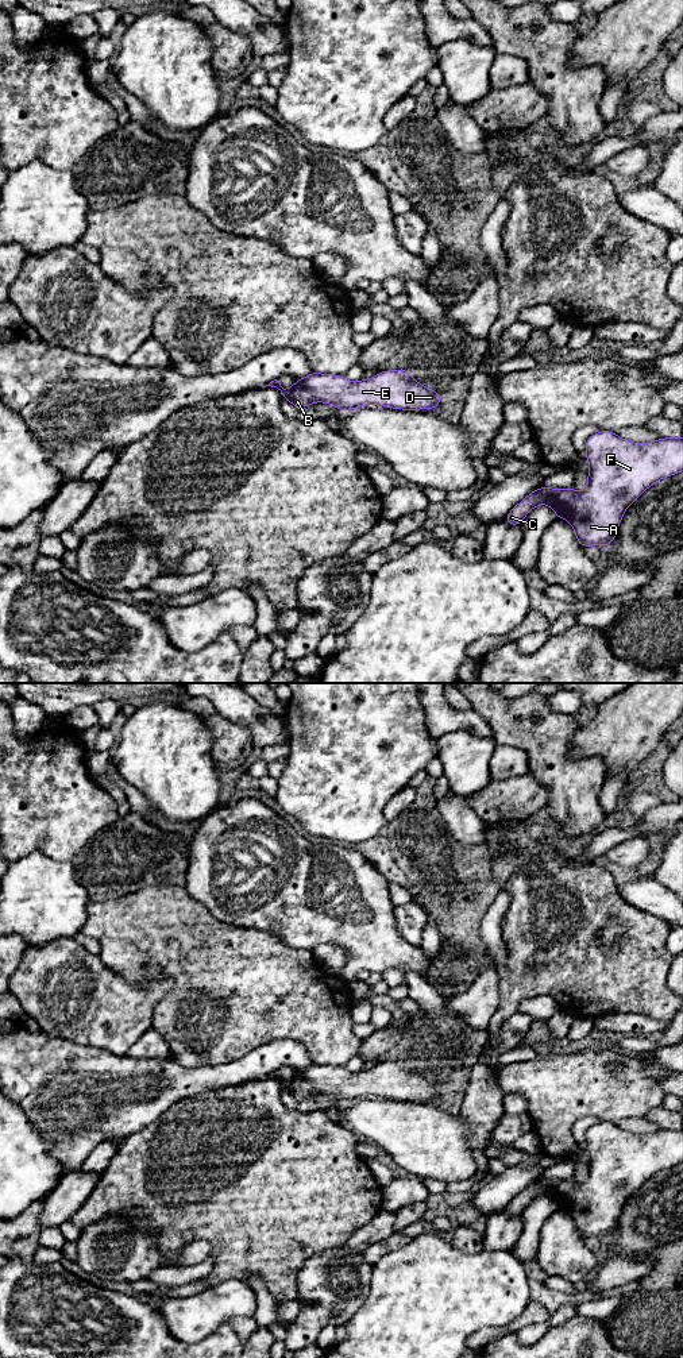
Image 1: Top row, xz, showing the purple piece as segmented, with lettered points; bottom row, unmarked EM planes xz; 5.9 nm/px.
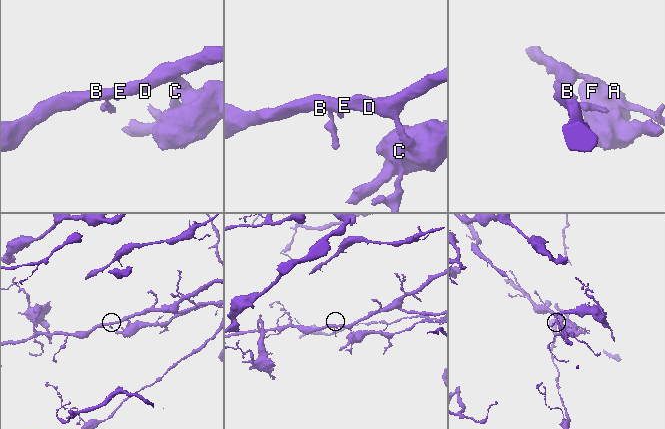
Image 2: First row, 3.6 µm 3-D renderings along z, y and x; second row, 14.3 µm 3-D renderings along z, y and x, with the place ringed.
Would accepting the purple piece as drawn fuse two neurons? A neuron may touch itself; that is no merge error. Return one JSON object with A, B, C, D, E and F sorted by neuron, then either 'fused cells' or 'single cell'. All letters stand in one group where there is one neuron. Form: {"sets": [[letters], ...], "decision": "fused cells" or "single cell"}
{"sets": [["A", "F"], ["B", "C", "D", "E"]], "decision": "fused cells"}

